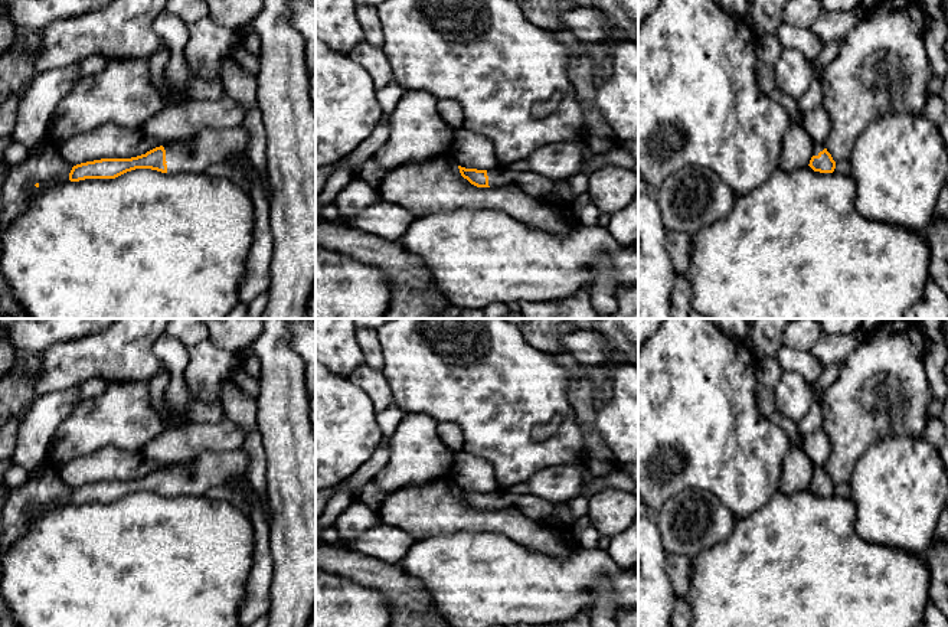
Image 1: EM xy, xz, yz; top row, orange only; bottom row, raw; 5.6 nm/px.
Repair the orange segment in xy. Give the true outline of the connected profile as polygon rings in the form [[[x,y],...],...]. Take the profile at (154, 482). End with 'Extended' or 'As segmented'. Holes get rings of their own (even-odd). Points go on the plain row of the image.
[[[243,447],[233,451],[200,451],[189,464],[163,466],[131,481],[101,481],[72,490],[71,504],[115,502],[135,492],[161,496],[206,496],[212,487],[225,486],[232,476],[245,476],[249,457]]]. Extended

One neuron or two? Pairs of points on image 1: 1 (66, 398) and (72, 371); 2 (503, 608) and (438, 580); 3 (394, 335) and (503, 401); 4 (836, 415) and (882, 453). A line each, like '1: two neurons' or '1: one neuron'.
1: two neurons
2: one neuron
3: one neuron
4: two neurons

